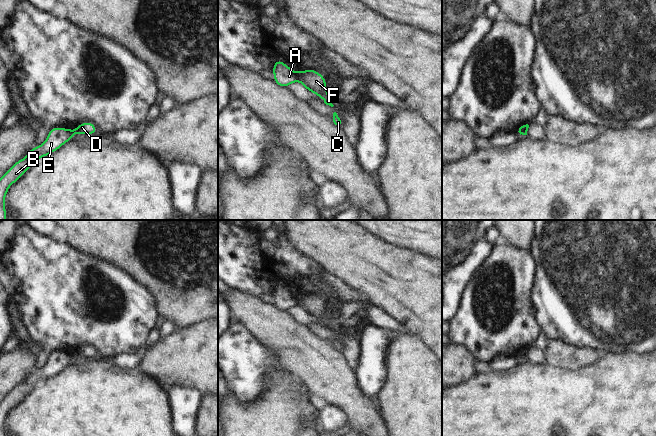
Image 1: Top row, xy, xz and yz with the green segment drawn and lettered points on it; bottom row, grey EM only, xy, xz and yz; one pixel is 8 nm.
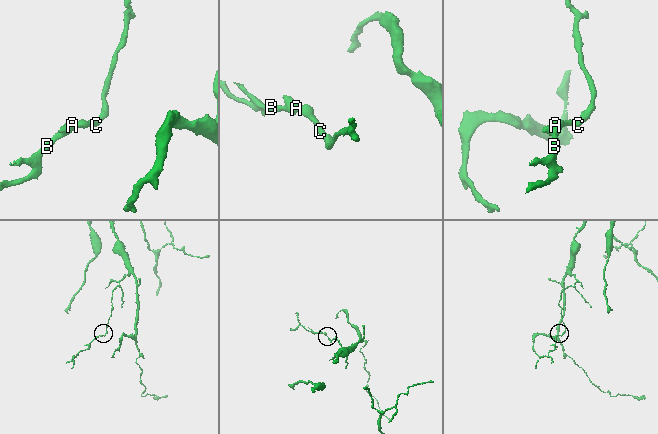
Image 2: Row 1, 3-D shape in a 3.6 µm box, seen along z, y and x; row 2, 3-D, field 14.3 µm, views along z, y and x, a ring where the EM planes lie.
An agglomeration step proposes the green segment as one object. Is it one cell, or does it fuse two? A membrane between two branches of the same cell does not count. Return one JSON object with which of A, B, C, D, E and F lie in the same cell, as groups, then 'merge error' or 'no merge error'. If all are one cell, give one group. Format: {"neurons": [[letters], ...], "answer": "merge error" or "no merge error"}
{"neurons": [["A", "B", "E"], ["C", "D", "F"]], "answer": "merge error"}

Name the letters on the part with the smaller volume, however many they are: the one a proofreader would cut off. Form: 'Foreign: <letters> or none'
Foreign: A, B, E

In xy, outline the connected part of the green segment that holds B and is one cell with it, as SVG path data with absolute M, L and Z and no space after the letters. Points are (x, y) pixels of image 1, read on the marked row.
M61 127L50 129L42 145L33 147L23 159L15 162L14 165L4 173L0 178L0 220L6 220L7 217L4 201L9 187L19 180L35 161L55 152L70 141L73 136L74 130Z

